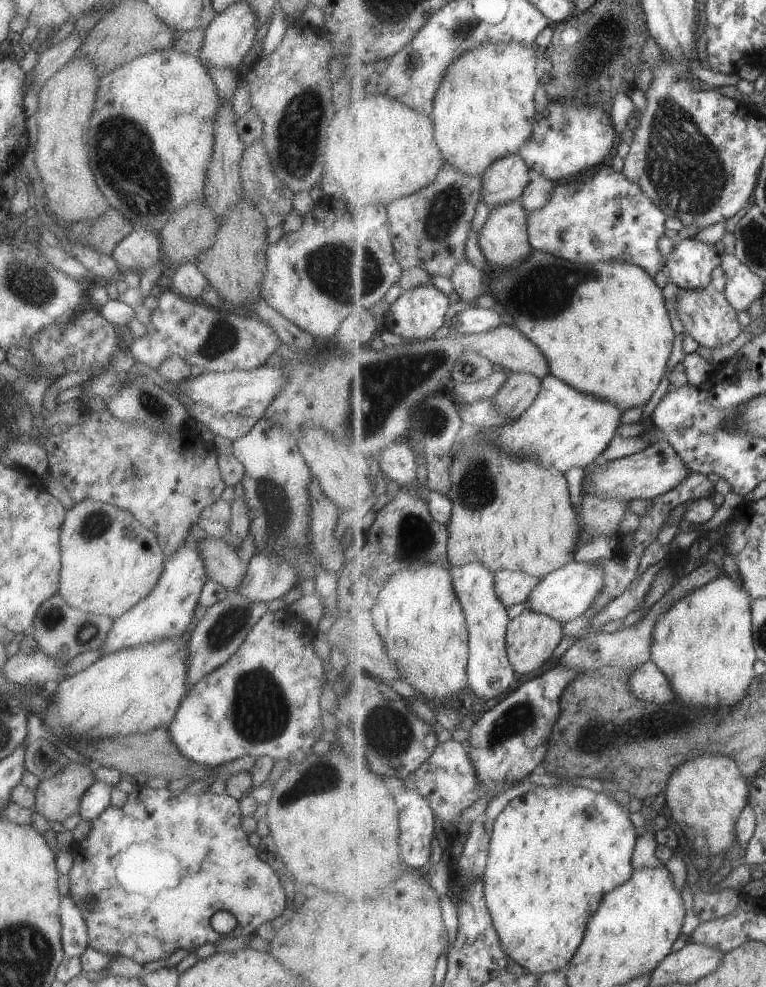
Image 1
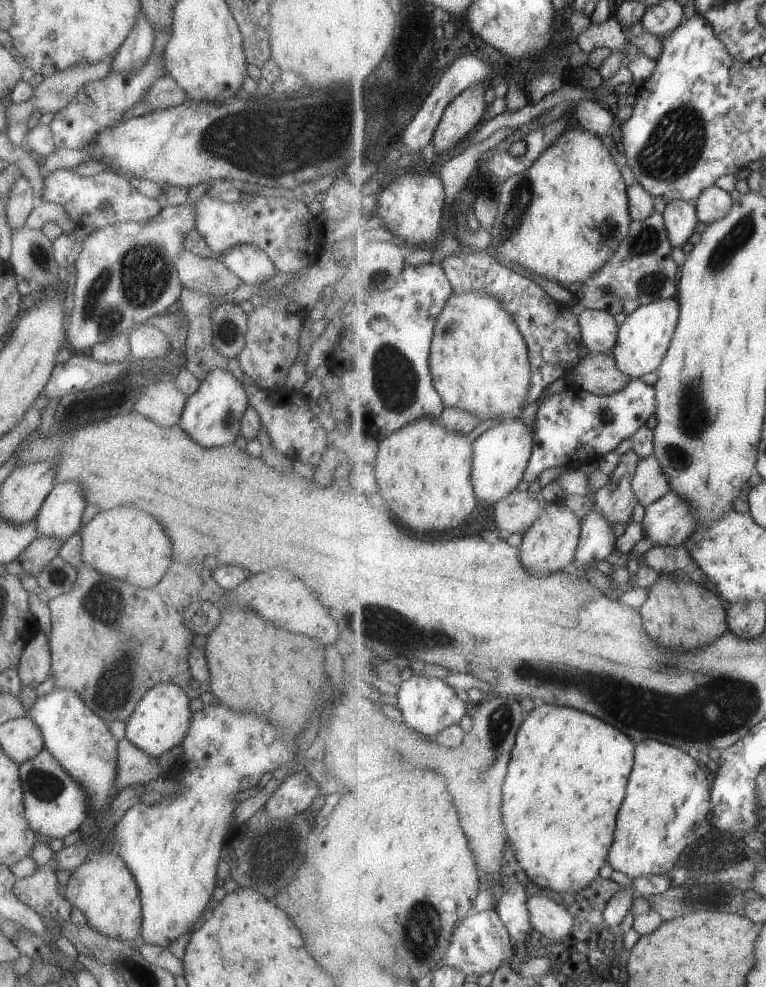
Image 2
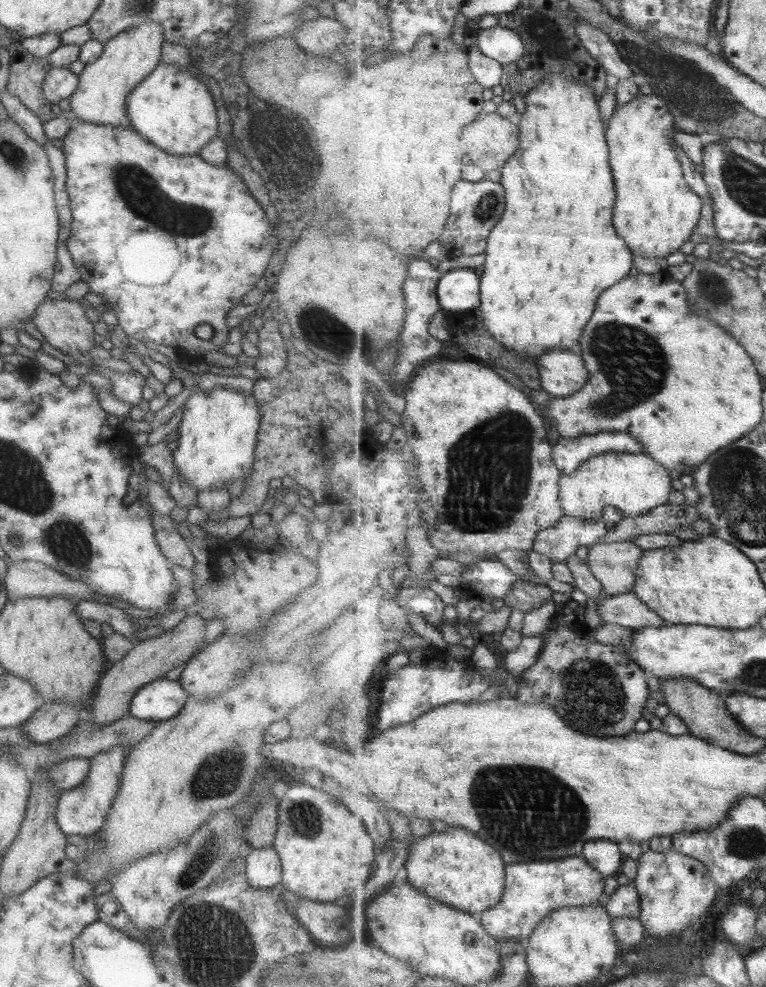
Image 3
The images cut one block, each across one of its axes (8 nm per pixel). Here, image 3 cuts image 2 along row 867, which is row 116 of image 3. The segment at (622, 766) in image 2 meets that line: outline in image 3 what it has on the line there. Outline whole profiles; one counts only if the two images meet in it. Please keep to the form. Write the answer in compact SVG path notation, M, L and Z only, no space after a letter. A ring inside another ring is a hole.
M547 74L543 84L535 90L529 90L526 96L525 112L518 117L517 125L521 130L521 146L517 154L505 163L501 168L501 180L506 191L507 208L501 217L499 224L491 231L488 238L488 246L485 256L484 272L481 276L481 304L478 314L483 319L485 327L493 334L501 344L515 350L519 355L541 359L541 355L551 349L569 349L577 351L577 344L581 340L581 330L587 326L587 322L593 318L593 312L597 310L597 303L601 295L613 285L626 279L633 268L633 251L613 224L613 206L617 200L616 181L613 178L612 161L610 160L608 136L606 135L603 116L599 110L599 98L594 89L583 80L568 78L564 74Z

